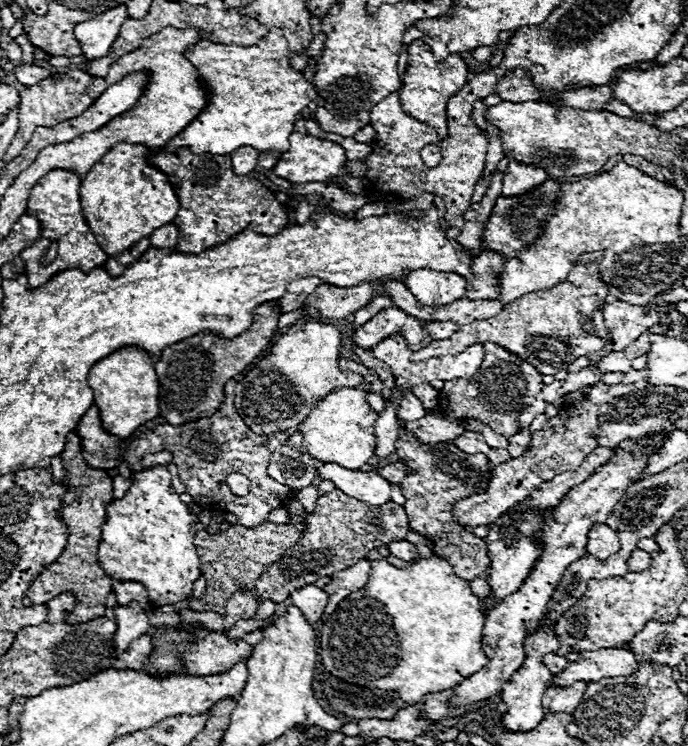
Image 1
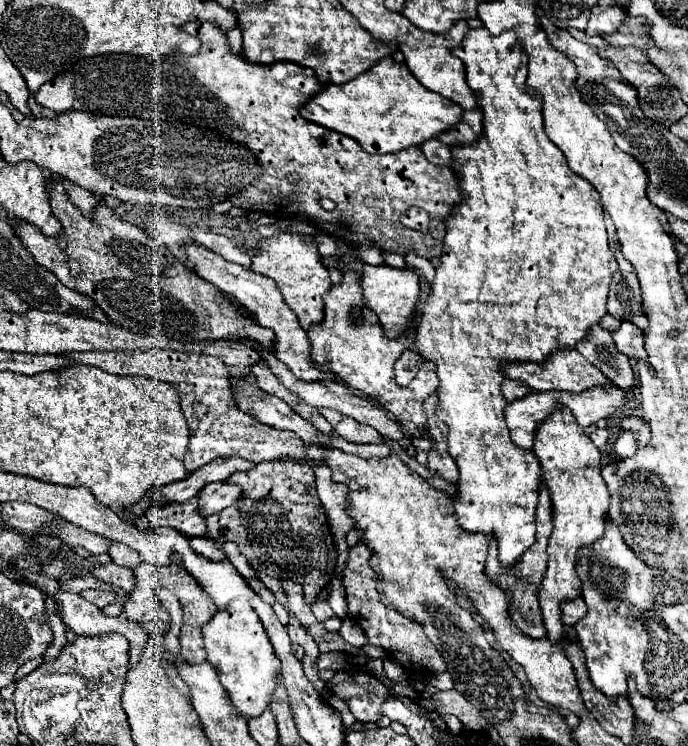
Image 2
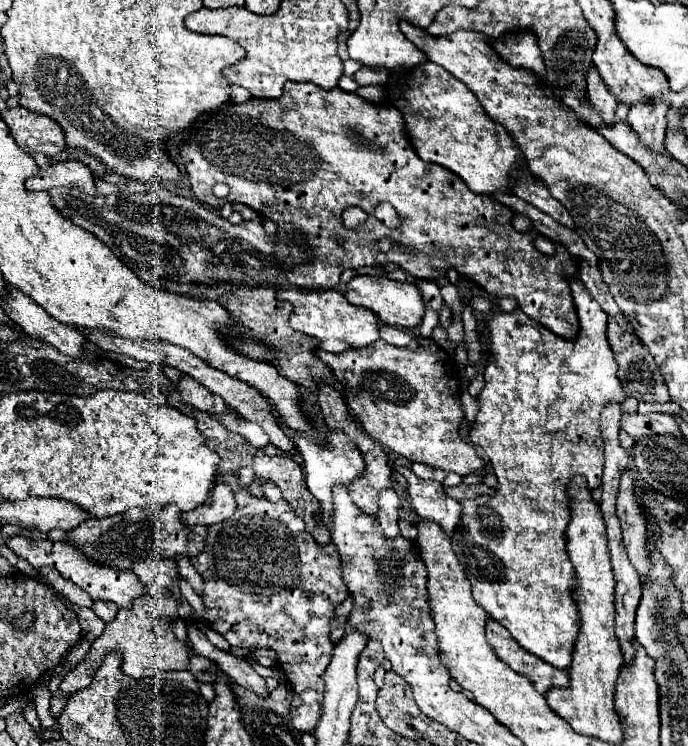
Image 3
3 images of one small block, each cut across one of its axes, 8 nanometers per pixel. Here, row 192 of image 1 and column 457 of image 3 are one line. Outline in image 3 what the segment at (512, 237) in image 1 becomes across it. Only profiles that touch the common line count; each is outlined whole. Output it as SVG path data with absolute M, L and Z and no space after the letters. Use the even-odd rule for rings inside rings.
M572 278L570 292L574 296L580 326L574 340L564 340L552 334L540 322L528 318L520 308L486 318L490 360L484 368L484 388L476 396L478 414L470 424L468 438L488 456L498 486L492 496L484 494L462 502L464 514L460 526L456 526L452 534L452 548L472 584L476 604L510 630L524 650L566 672L570 670L572 650L578 636L578 608L572 600L574 570L564 550L564 532L570 522L568 482L572 476L582 474L588 480L590 490L598 488L604 466L600 410L610 400L624 402L626 398L616 376L618 364L606 338L608 318L604 310L578 278Z

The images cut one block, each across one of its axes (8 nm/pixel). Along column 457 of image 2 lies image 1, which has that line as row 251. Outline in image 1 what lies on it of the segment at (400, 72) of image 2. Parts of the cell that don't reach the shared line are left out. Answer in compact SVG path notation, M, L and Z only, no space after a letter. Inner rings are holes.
M134 144L114 146L88 170L82 178L80 202L88 226L94 230L108 258L122 254L138 240L148 238L154 230L172 222L180 208L168 178L160 170L148 166L146 146Z

